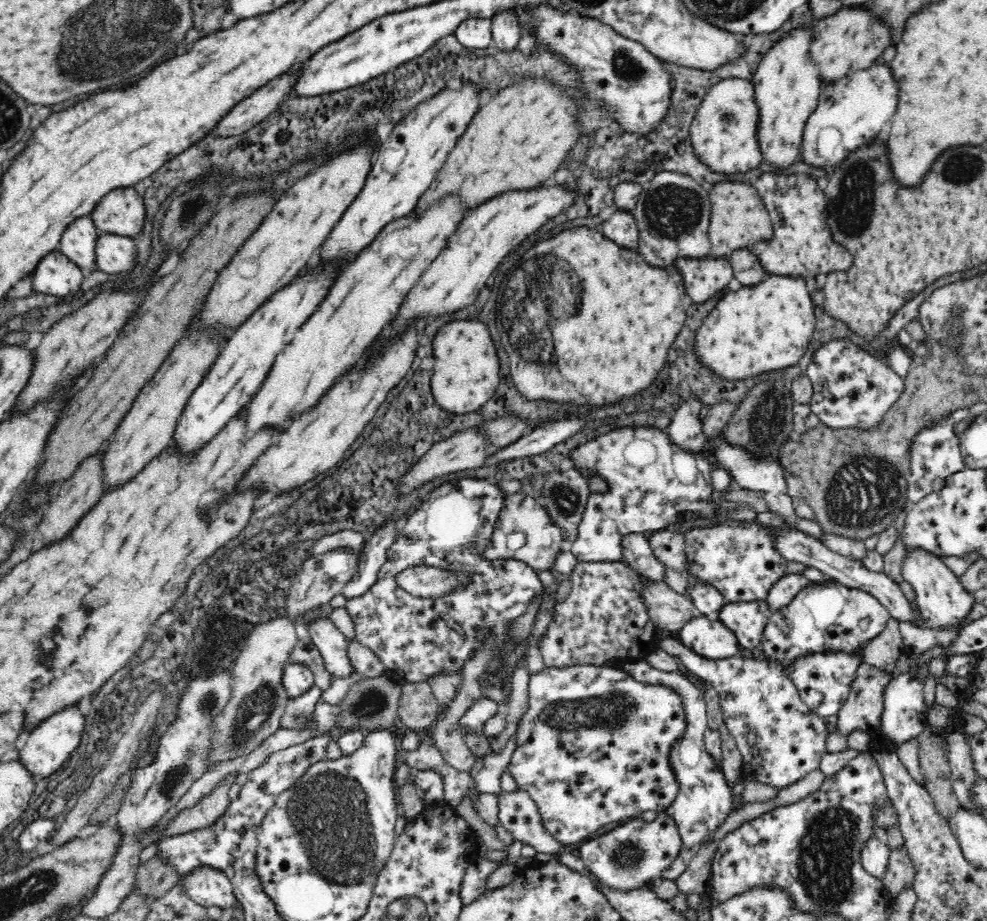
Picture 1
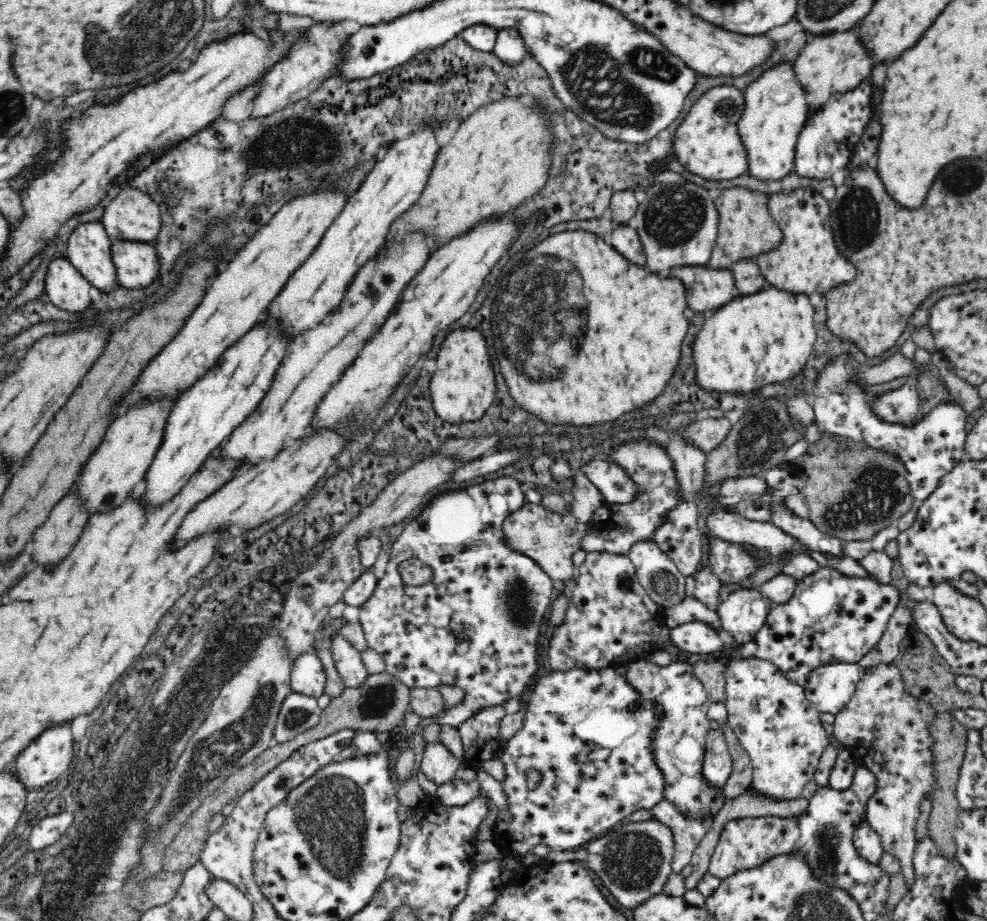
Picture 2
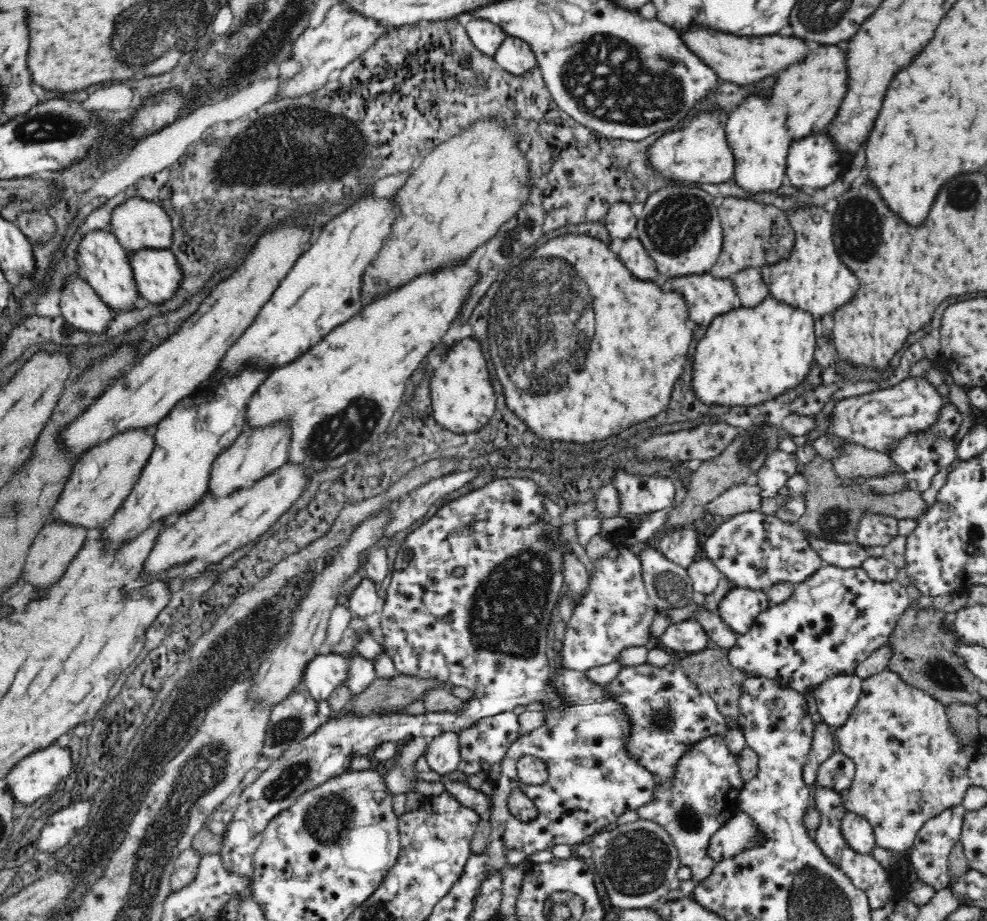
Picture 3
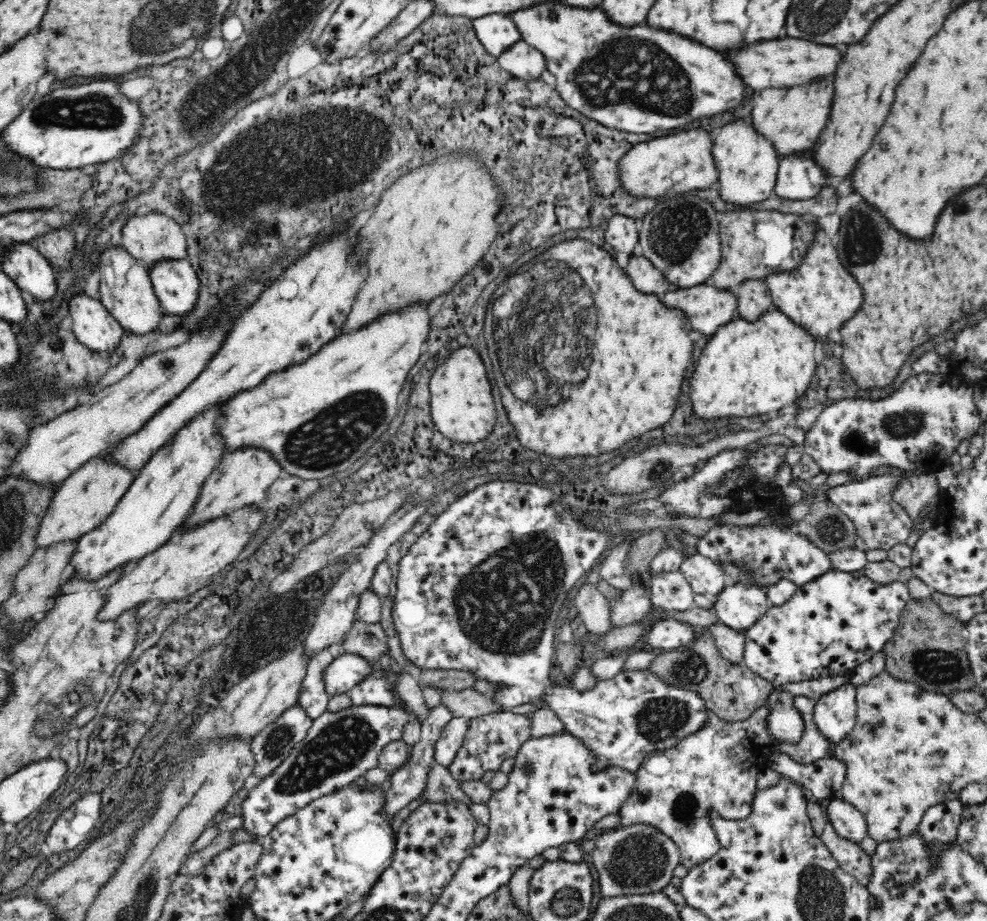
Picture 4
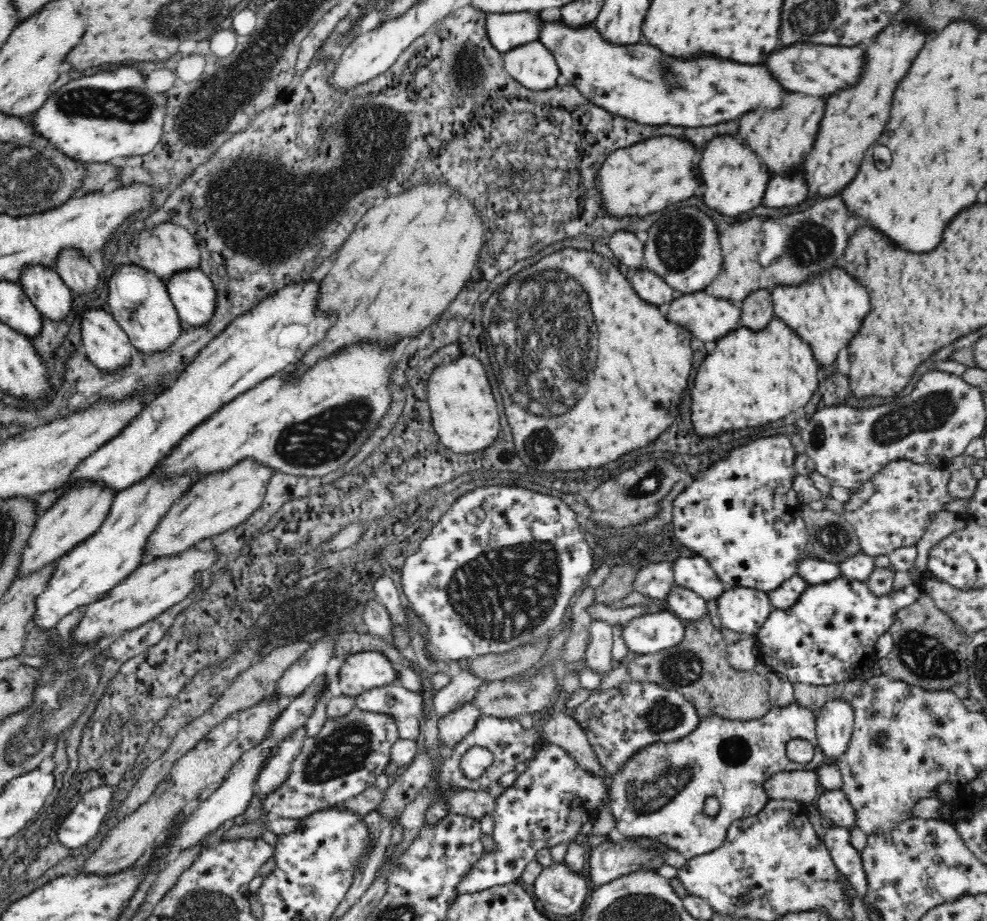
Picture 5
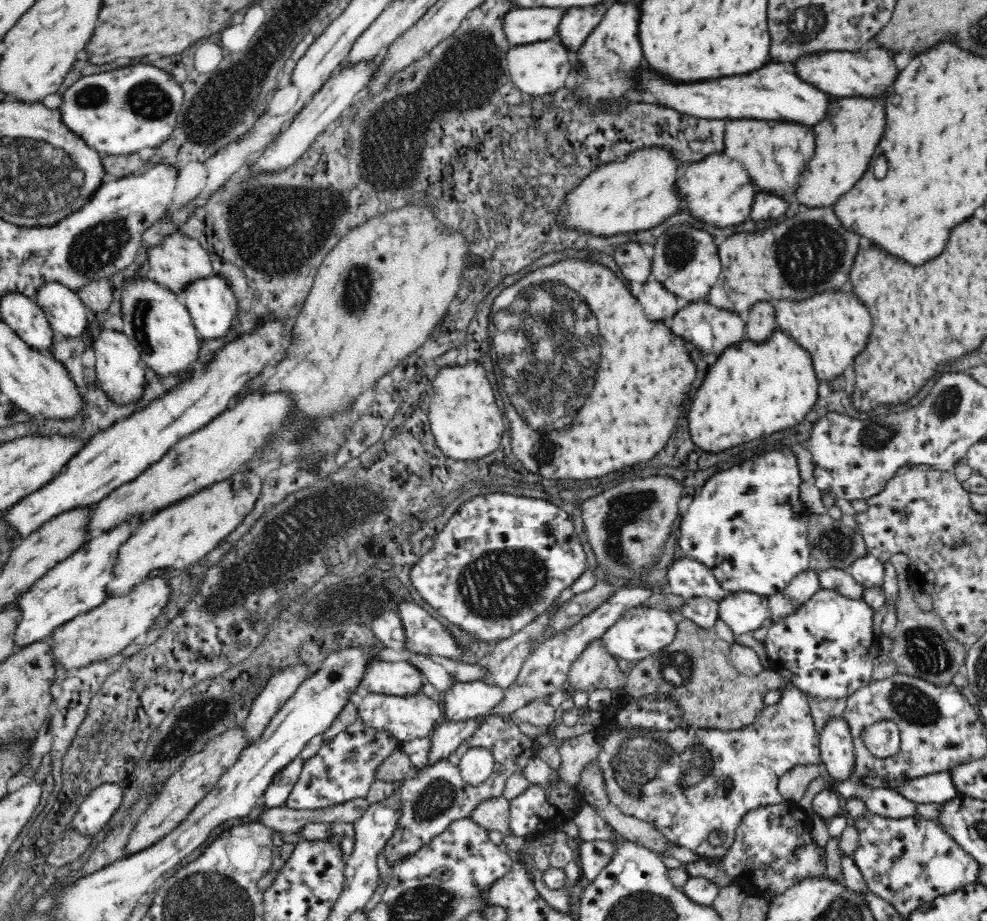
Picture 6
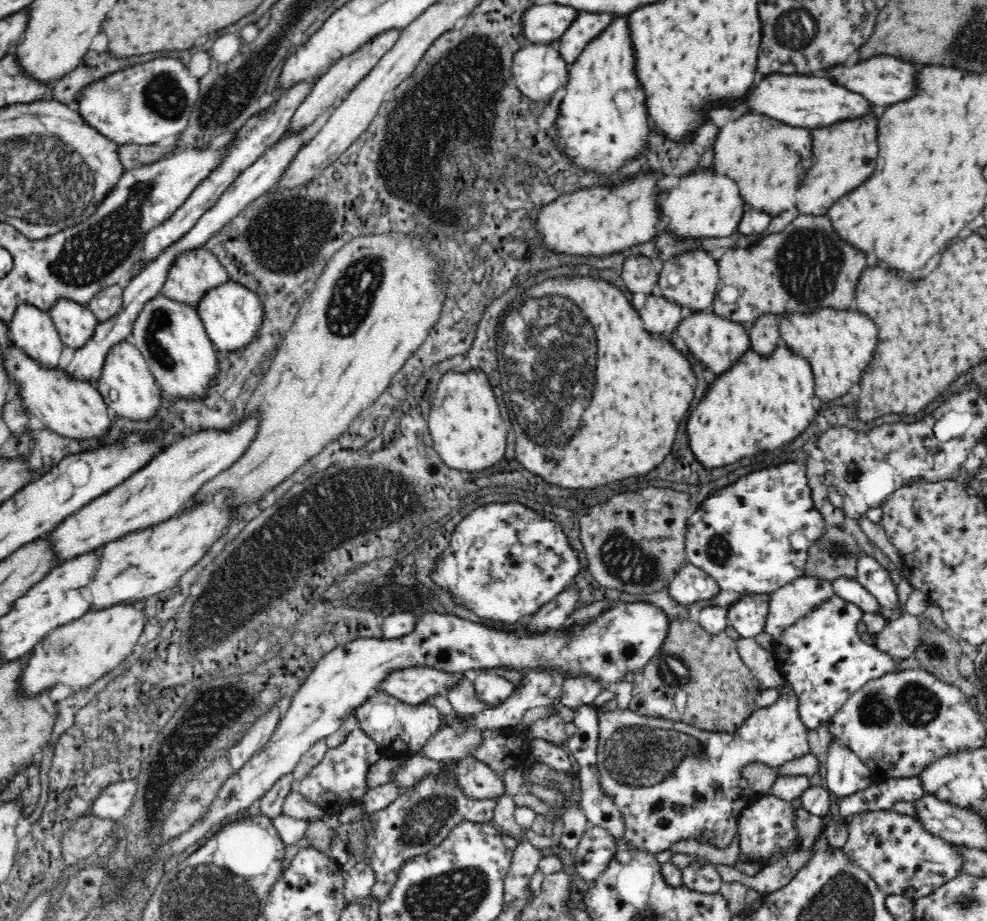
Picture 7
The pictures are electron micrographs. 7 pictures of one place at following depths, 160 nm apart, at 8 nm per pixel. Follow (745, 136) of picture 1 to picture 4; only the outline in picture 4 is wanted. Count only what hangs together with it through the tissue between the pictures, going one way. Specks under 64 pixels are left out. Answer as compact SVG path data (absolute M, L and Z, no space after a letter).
M702 128L680 132L674 136L662 136L650 142L636 144L620 162L619 178L630 195L656 200L685 191L717 186L719 170L714 164L716 160L712 156L713 151L713 134Z

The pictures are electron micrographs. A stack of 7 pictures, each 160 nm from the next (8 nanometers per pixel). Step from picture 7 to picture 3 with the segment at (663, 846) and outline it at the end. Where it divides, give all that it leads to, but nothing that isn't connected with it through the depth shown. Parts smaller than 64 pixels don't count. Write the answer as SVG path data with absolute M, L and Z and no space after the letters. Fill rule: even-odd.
M822 722L815 726L813 734L812 752L808 756L808 762L803 767L803 779L809 786L815 786L815 776L817 770L836 753L835 737L833 731L828 727L828 724ZM712 734L712 736L703 738L692 745L687 753L686 758L682 758L678 772L671 783L657 780L653 799L646 806L640 807L637 812L640 819L657 822L669 832L678 850L679 863L691 868L691 879L697 885L706 880L714 868L714 861L708 856L710 839L739 810L738 796L745 784L740 777L738 754L733 747L727 744L723 734Z

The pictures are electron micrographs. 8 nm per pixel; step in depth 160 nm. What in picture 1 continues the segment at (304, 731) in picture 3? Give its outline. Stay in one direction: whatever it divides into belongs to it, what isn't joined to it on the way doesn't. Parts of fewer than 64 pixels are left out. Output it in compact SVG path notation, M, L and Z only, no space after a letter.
M315 684L305 694L289 699L281 718L281 726L302 728L302 724L312 716L314 706L321 698L321 693L321 689Z

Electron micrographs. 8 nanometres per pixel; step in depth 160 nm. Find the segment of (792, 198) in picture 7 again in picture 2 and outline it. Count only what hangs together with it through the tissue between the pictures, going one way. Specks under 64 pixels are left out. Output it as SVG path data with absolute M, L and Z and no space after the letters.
M856 28L822 35L810 34L806 46L800 50L798 58L794 61L793 68L796 70L798 81L806 91L810 114L818 106L828 102L828 98L834 92L856 88L872 68L872 60L868 56L872 54L864 48L863 40L857 34Z

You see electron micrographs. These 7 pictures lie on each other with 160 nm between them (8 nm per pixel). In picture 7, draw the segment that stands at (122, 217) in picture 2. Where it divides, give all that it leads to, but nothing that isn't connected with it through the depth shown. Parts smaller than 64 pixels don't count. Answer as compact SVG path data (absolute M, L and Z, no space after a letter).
M204 247L184 250L174 259L160 292L176 302L195 306L208 290L229 281L216 255Z

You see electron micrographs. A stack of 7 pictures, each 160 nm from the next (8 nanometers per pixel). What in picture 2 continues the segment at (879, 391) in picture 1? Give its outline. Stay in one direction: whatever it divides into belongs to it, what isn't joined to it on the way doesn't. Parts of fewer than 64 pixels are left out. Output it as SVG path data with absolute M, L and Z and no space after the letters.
M842 352L838 358L830 358L820 368L809 393L815 420L822 431L829 434L847 436L880 450L893 450L908 470L907 481L914 500L926 500L936 490L942 476L964 458L964 442L969 429L966 413L960 405L940 404L932 410L928 421L914 431L898 423L887 424L872 410L881 394L866 389L868 384L859 378L862 370L857 358L847 352Z

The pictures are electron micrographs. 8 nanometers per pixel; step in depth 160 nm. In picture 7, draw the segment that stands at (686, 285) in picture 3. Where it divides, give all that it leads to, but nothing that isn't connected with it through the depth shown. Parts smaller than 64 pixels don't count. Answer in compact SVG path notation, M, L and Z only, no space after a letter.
M698 311L694 314L682 318L682 322L678 324L678 336L686 340L690 352L706 366L710 366L712 372L722 374L724 370L728 370L736 358L740 358L740 354L744 354L746 350L751 349L749 341L748 327L739 322L722 318L720 315L708 314L709 311Z

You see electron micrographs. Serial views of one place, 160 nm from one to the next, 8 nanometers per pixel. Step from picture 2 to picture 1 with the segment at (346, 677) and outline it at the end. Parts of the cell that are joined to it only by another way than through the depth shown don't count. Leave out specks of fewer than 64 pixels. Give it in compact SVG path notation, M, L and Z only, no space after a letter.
M323 617L305 623L308 631L308 638L312 640L316 649L322 656L325 669L333 678L346 678L353 673L354 668L348 660L348 639L330 621L330 618Z

